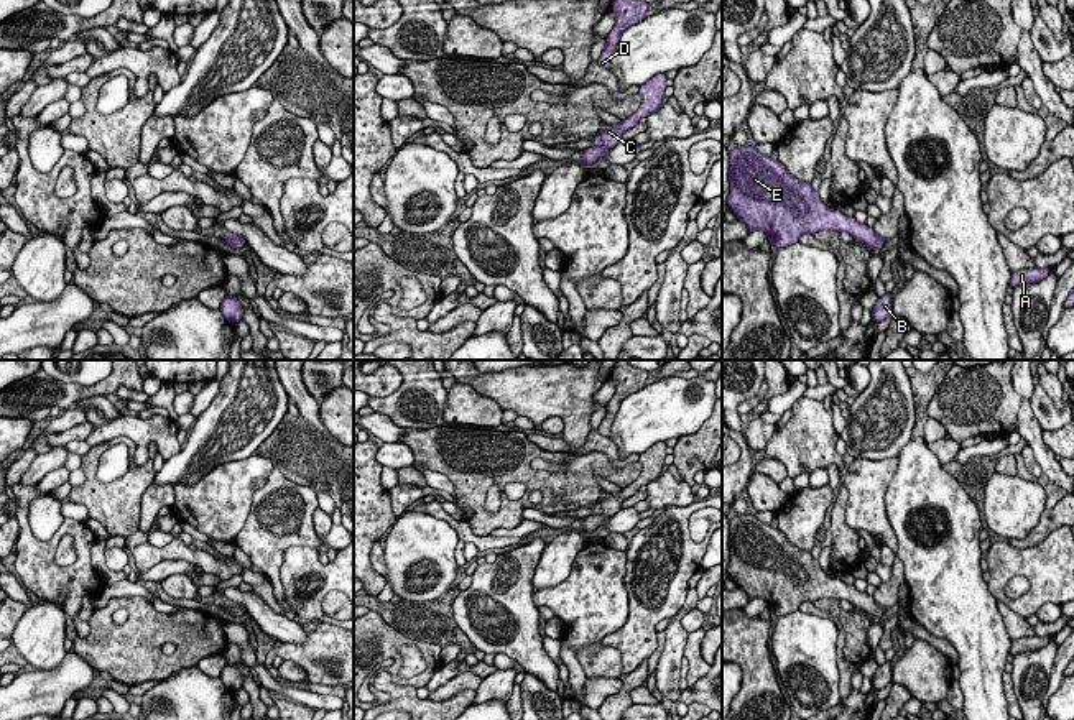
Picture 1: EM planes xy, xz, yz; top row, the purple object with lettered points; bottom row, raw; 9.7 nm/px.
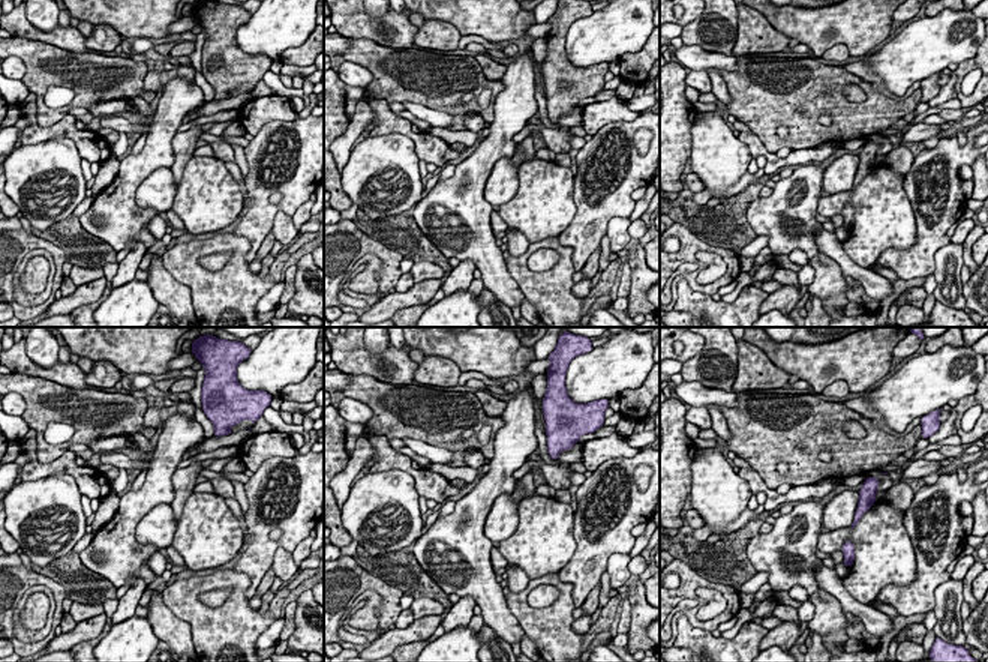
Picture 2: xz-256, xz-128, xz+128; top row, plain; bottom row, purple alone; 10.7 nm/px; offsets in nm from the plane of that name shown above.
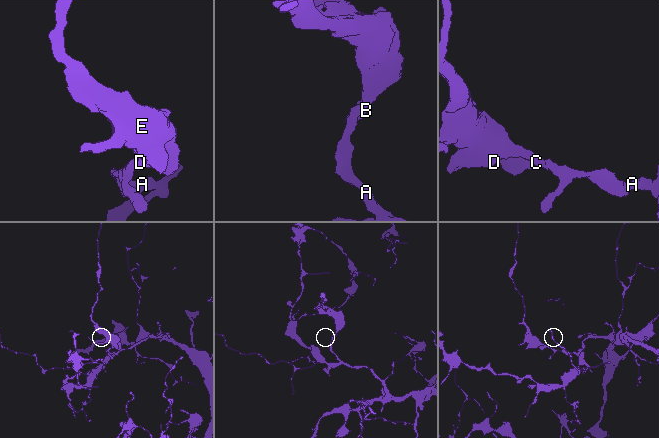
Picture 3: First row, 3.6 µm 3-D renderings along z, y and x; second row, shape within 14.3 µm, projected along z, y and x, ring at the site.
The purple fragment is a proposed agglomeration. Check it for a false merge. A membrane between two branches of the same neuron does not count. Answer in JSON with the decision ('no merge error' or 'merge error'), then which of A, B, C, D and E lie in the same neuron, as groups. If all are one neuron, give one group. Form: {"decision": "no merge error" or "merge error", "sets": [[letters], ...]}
{"decision": "no merge error", "sets": [["A", "B", "C", "D", "E"]]}

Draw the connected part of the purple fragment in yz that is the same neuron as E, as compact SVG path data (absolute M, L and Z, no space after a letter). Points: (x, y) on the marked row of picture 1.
M743 145L730 151L729 182L729 209L748 232L765 232L778 248L819 230L849 232L868 248L883 248L885 240L872 227L829 209L811 182L793 178L778 159L762 155L755 146Z

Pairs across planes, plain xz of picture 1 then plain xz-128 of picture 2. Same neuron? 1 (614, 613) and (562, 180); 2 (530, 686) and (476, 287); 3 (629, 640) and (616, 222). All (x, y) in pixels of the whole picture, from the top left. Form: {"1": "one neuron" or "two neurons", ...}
{"1": "one neuron", "2": "two neurons", "3": "two neurons"}

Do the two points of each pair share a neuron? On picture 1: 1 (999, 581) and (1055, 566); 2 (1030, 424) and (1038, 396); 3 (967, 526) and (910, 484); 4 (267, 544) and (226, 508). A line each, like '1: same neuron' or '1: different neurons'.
1: same neuron
2: different neurons
3: same neuron
4: different neurons

